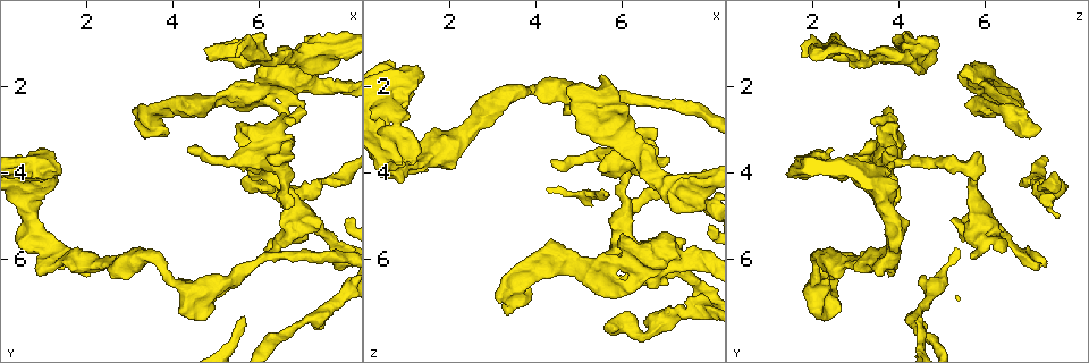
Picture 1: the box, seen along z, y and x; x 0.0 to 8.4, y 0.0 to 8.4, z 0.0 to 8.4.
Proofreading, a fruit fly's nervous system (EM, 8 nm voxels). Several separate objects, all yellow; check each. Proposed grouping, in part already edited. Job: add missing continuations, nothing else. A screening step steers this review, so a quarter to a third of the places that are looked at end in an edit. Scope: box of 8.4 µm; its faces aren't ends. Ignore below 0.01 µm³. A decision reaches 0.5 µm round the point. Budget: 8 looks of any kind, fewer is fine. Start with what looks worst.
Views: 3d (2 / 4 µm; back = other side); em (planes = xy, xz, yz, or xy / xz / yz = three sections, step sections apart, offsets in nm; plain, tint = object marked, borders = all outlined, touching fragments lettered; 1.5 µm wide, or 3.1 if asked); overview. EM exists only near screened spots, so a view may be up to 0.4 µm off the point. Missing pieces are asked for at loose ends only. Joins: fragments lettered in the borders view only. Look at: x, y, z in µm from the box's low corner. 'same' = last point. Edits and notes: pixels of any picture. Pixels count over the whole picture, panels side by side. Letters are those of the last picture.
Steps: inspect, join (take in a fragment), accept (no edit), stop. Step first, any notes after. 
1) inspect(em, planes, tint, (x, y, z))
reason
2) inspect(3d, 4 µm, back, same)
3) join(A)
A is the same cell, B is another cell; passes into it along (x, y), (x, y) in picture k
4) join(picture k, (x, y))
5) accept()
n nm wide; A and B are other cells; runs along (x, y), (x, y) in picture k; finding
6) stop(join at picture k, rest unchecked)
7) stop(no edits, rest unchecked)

inspect(em, yz, step 8, borders, (5.55, 3.30, 4.00))
free end

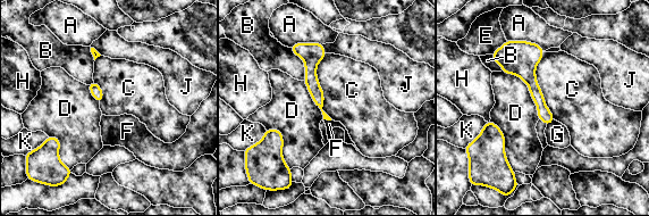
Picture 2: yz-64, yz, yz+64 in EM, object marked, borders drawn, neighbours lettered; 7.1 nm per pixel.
inspect(em, planes, borders, same)

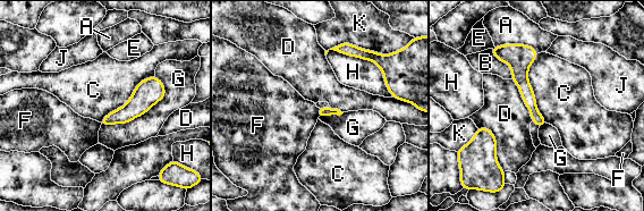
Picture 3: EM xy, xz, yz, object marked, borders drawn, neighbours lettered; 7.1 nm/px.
accept()
H touches over 600 nm; A, B, C, D, E, F, G, H, J and K are other cells; border along (536, 53), (528, 85), (547, 123) in picture 3; none of them fits

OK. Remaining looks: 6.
inspect(em, xy, step 8, tint, (5.65, 7.35, 4.45))
thin end

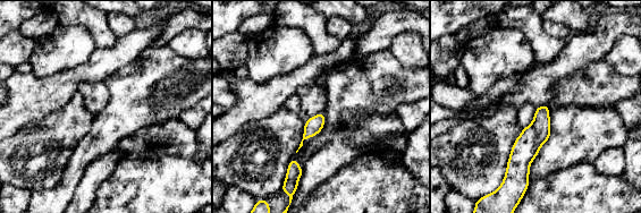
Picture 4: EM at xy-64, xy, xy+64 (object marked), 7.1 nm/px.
inspect(em, planes, borders, same)

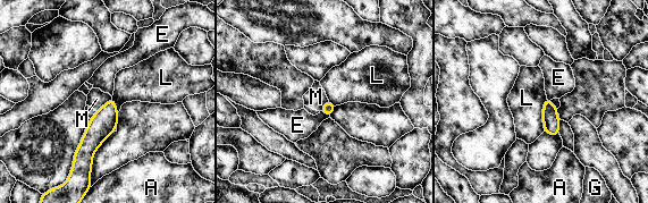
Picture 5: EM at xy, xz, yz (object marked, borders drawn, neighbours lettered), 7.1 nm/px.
accept()
90 nm wide; A, E, G, L and M are other cells; border along (546, 98), (543, 104), (544, 130) in picture 5; no lettered fragment goes on from it

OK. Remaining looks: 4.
inspect(em, yz, step 4, tint, (7.05, 2.50, 6.60))
an open end

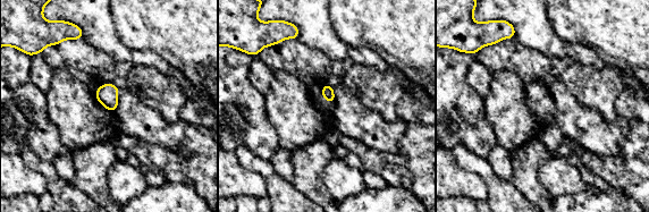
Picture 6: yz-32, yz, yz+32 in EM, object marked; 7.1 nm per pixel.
inspect(em, planes, borders, same)
another direction

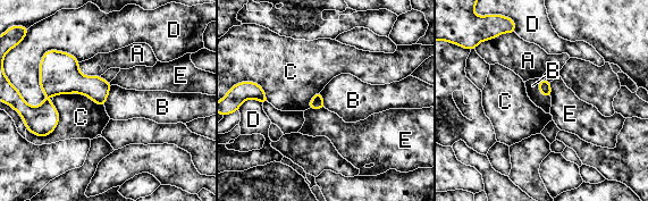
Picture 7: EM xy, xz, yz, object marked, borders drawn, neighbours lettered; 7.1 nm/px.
accept()
A, B, C, D and E are other cells; border along (324, 107), (309, 109) in picture 7; no lettered fragment goes on from it

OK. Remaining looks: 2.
stop(no edits, rest unchecked)

